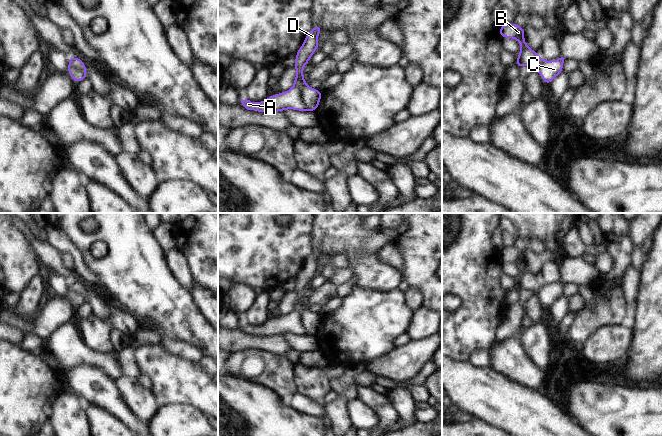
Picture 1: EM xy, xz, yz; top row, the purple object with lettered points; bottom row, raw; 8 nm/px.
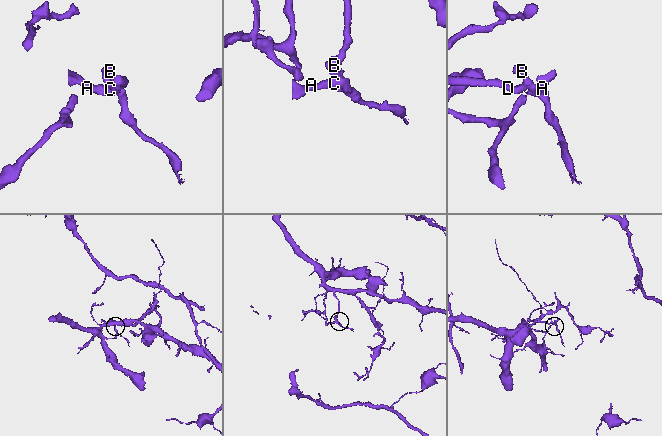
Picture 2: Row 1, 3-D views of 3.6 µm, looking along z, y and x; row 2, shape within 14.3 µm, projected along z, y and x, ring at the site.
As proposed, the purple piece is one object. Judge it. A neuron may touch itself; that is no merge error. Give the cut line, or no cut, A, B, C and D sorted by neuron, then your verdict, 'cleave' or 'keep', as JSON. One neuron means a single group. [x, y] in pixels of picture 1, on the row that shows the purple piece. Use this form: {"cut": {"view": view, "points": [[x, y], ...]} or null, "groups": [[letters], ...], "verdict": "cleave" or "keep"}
{"cut": {"view": "xz", "points": [[293, 85], [299, 88], [300, 96], [307, 110]]}, "groups": [["A", "C"], ["B", "D"]], "verdict": "cleave"}

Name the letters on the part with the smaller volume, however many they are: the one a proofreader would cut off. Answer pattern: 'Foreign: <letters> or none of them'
Foreign: A, C

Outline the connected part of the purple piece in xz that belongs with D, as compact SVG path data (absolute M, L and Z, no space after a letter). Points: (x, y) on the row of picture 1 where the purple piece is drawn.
M314 25L313 28L306 34L305 41L300 46L295 55L296 77L293 81L294 87L299 87L301 90L301 97L307 107L308 112L316 112L323 94L322 90L310 88L304 83L303 70L305 65L310 61L312 55L319 48L318 35L324 31L320 25Z

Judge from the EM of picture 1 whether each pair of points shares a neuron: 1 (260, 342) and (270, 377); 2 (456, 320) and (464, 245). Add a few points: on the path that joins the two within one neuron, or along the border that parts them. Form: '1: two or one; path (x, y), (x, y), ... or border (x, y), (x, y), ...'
1: two; border (239, 351), (247, 349), (265, 350), (284, 356)
2: one; path (466, 301), (466, 264)

